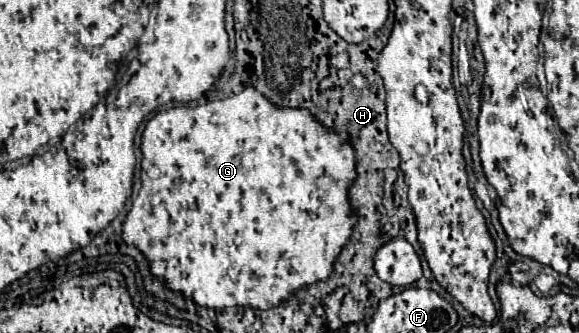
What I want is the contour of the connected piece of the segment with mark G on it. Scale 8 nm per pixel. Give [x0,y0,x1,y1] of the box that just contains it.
[123,87,357,311]

